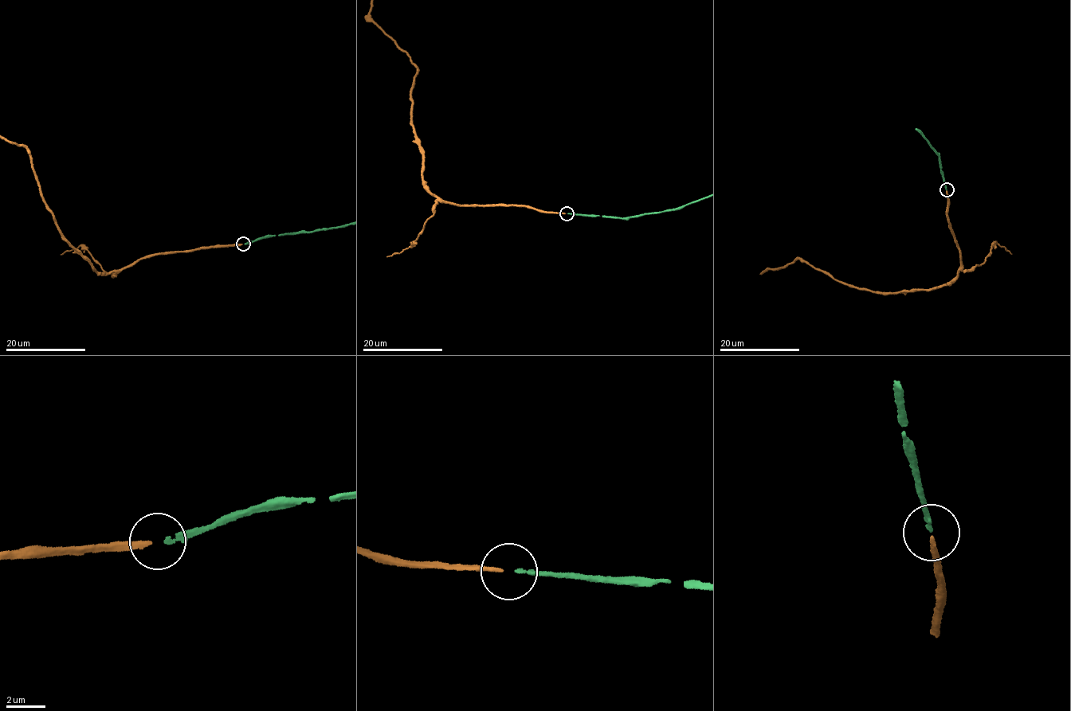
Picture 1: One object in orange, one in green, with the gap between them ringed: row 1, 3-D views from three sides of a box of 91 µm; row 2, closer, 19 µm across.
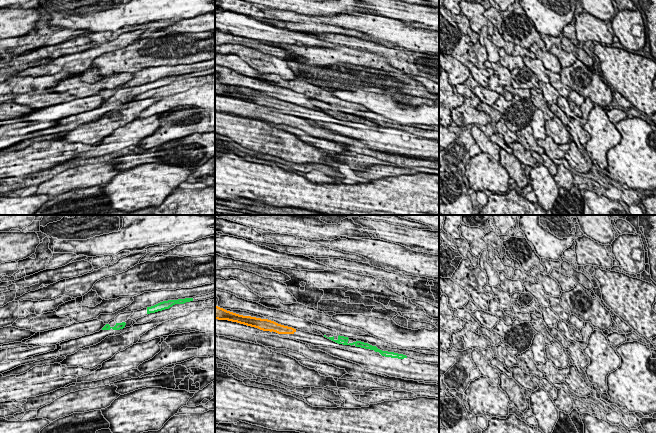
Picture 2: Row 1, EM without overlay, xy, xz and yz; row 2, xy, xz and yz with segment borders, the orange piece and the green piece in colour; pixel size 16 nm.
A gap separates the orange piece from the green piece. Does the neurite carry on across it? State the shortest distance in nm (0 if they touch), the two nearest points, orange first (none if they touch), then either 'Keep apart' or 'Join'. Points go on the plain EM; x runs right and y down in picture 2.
Distance 460 nm. Across: xz (295, 107), (324, 111). Keep apart

